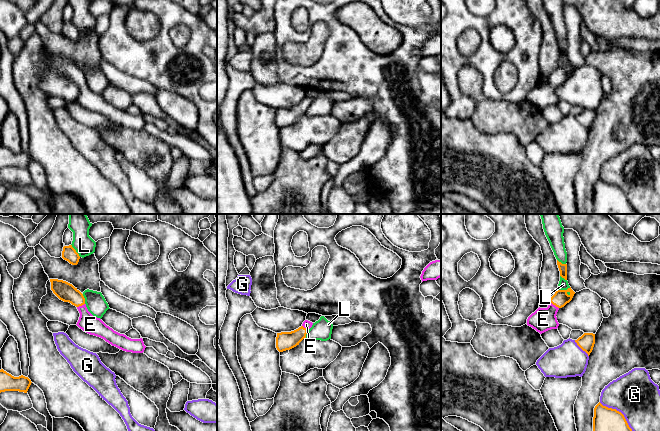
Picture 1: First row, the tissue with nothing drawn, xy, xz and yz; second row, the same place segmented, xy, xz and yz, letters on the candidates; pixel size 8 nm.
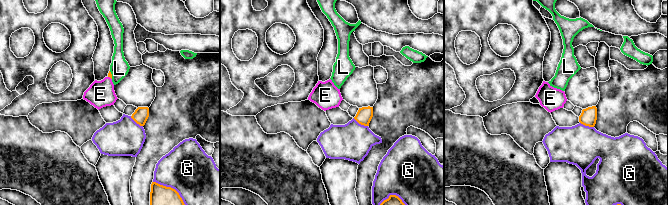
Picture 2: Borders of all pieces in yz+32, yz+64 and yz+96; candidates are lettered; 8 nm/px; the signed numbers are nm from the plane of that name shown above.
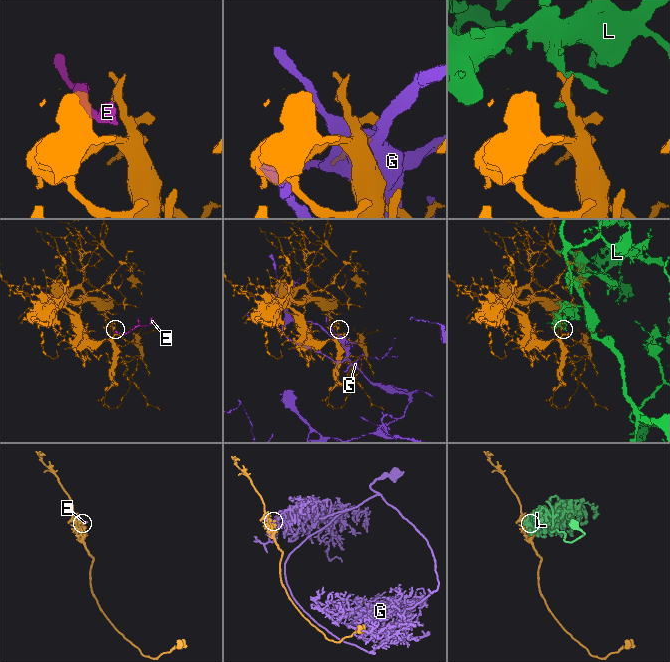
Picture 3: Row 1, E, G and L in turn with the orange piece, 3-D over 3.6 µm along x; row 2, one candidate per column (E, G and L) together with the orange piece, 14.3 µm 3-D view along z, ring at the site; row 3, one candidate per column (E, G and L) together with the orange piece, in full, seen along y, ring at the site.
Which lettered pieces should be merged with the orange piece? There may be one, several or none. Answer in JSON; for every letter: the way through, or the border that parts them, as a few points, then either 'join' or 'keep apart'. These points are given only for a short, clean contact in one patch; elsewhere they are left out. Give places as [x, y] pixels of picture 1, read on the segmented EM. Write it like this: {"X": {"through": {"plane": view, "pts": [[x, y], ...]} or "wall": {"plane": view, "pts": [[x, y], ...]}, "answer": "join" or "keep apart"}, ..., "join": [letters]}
{"E": {"through": {"plane": "yz", "pts": [[560, 298], [554, 304], [551, 311], [543, 319]]}, "answer": "join"}, "G": {"answer": "keep apart"}, "L": {"answer": "keep apart"}, "join": ["E"]}

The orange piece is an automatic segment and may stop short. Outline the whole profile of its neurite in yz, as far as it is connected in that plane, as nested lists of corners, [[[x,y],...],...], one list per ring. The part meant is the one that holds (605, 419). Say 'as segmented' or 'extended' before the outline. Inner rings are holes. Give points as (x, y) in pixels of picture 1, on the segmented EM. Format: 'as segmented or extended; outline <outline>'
as segmented; outline [[[599,402],[594,408],[593,431],[632,431],[632,429],[621,412]]]

